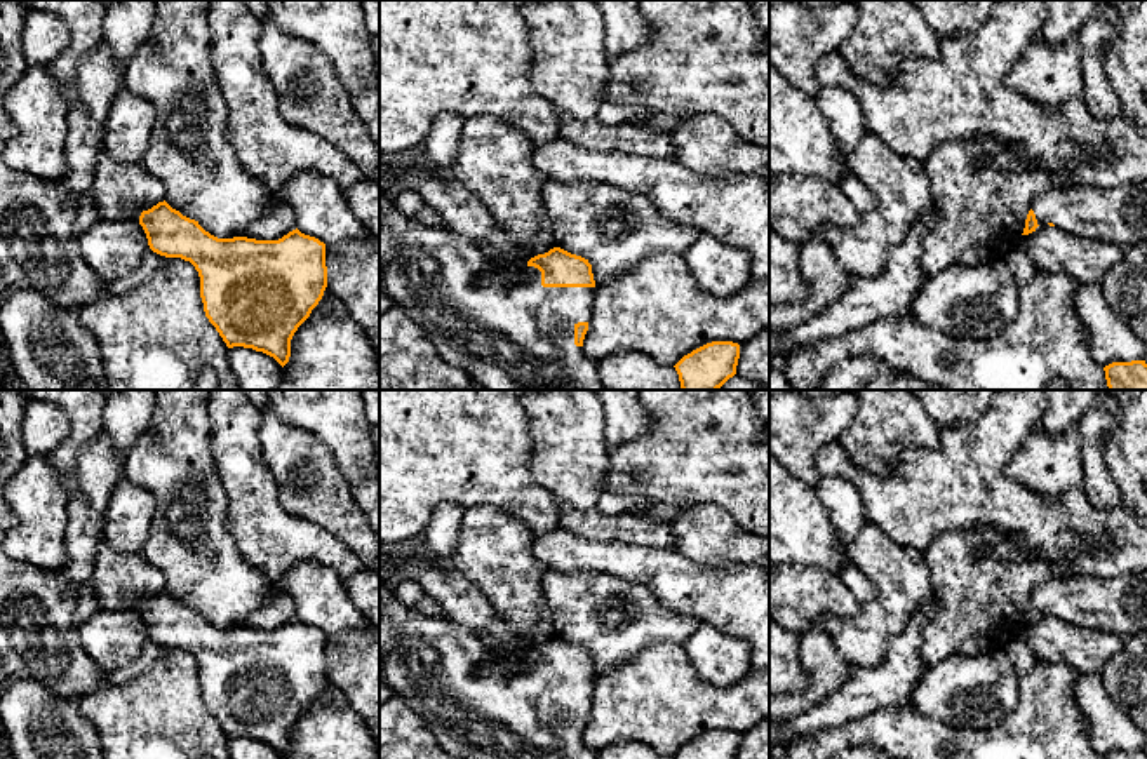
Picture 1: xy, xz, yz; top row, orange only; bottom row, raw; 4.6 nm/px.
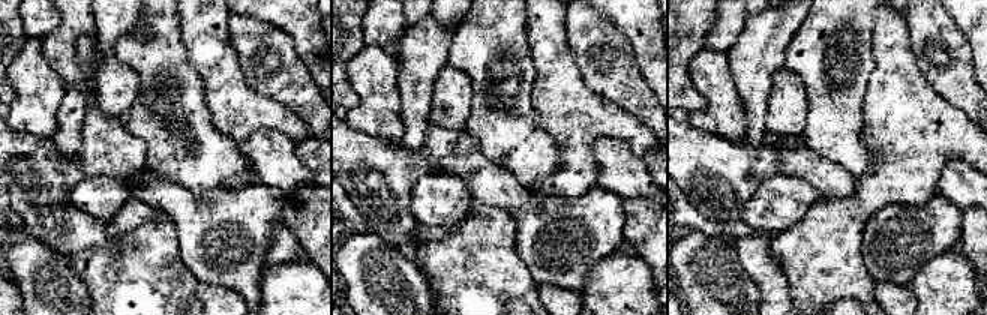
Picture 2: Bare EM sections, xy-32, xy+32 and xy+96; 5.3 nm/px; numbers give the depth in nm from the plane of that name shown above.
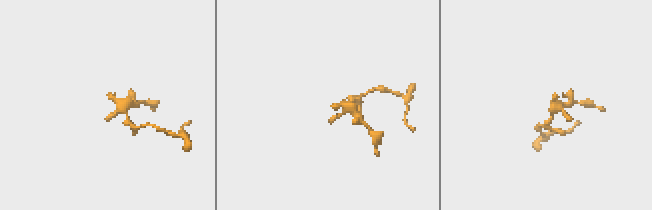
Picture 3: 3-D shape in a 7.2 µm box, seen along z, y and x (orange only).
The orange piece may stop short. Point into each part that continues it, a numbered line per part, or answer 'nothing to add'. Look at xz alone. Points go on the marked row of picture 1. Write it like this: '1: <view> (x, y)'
1: xz (521, 336)

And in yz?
1: yz (1118, 214)

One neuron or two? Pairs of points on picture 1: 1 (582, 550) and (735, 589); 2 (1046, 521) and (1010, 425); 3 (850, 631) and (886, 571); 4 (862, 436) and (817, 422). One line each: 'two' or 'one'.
1: one
2: one
3: one
4: two

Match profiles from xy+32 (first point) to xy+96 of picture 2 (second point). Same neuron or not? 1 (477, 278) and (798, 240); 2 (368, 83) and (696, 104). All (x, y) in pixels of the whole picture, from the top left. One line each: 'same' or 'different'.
1: same
2: different

